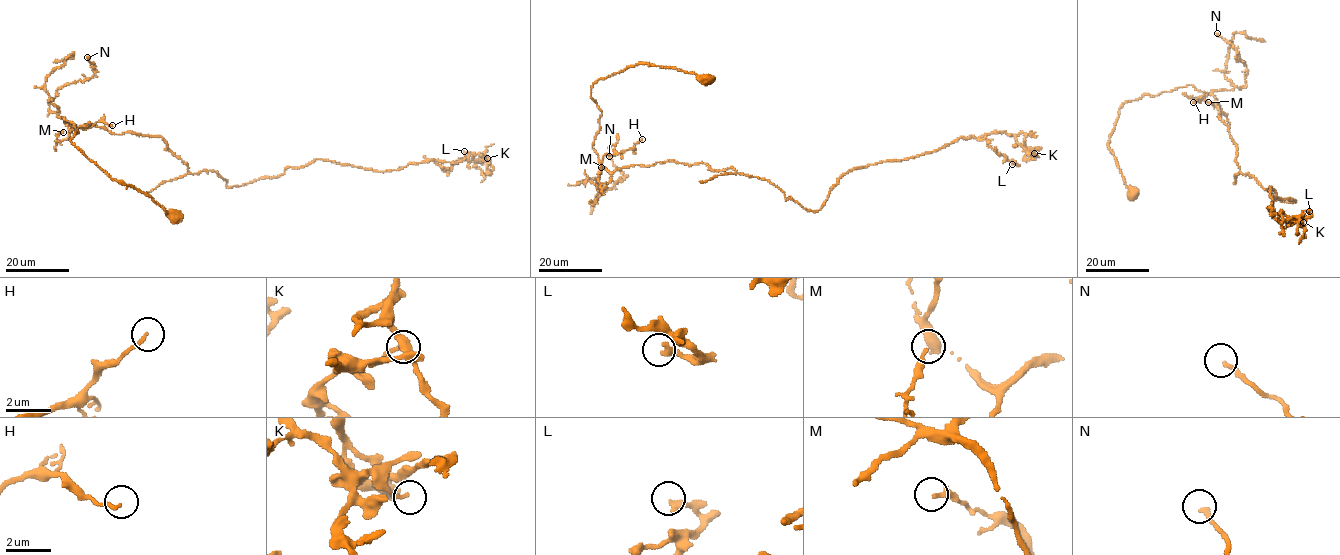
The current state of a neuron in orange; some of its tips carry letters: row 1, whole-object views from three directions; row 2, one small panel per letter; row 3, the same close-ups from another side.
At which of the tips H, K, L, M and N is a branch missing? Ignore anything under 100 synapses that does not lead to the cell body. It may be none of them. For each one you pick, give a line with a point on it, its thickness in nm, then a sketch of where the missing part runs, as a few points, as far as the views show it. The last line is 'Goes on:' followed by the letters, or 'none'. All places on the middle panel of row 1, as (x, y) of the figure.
Goes on: none

